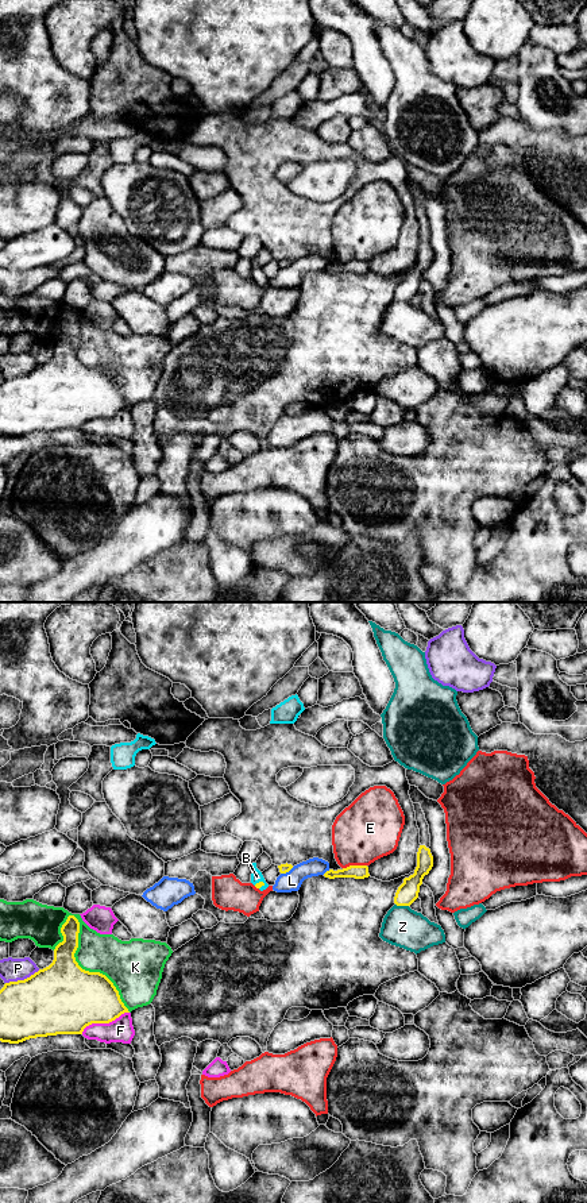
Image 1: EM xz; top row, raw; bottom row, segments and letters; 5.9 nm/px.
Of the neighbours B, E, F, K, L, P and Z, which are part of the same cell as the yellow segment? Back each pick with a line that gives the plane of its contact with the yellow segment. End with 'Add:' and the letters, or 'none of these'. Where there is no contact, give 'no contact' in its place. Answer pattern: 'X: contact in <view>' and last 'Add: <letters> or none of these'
B: contact in xz
Add: B

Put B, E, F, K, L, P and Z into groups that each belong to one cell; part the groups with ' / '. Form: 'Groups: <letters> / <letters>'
Groups: B / E / F / K / L / P / Z

